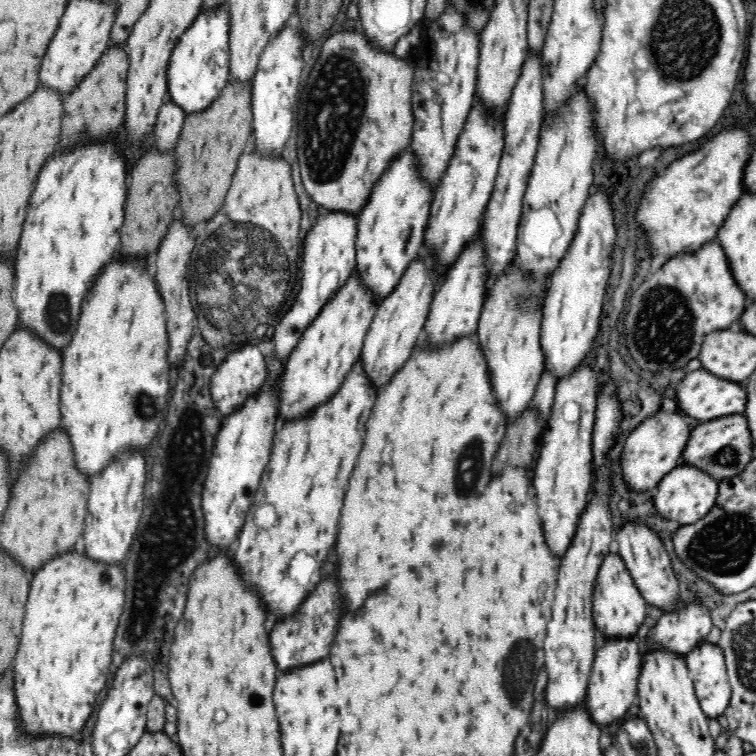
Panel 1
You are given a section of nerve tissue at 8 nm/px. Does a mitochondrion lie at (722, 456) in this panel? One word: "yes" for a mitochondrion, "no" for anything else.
yes

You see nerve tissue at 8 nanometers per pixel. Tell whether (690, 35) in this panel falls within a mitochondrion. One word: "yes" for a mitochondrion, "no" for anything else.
yes

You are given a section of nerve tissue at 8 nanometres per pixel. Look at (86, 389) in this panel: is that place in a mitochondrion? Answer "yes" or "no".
no

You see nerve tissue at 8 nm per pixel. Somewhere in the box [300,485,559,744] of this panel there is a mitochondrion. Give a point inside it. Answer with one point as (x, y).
(522, 661)

